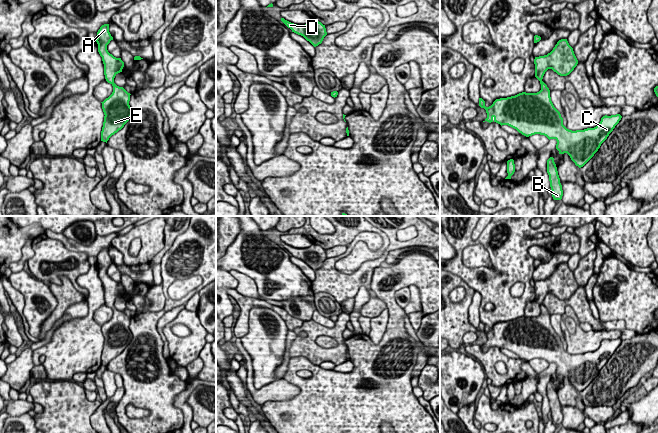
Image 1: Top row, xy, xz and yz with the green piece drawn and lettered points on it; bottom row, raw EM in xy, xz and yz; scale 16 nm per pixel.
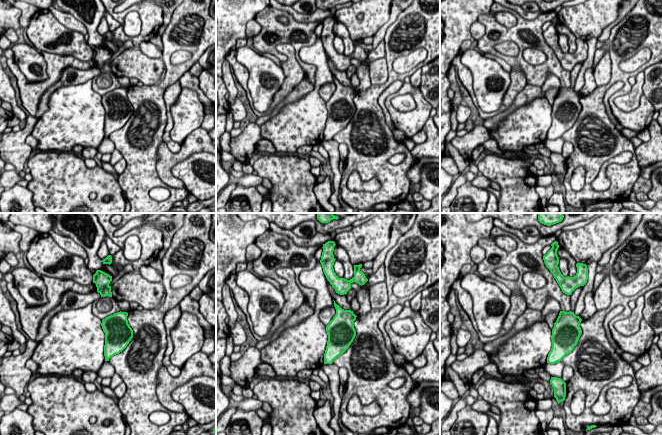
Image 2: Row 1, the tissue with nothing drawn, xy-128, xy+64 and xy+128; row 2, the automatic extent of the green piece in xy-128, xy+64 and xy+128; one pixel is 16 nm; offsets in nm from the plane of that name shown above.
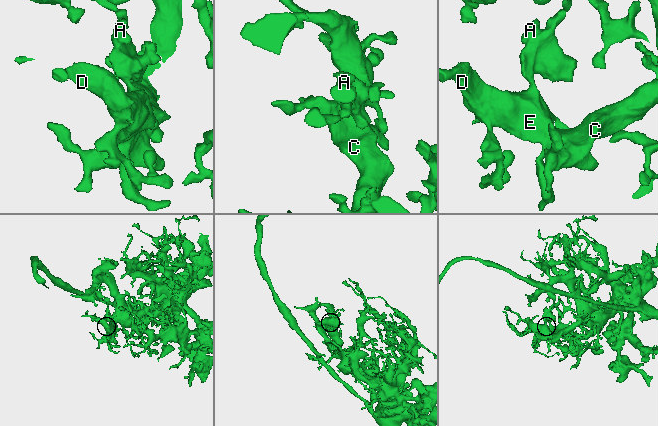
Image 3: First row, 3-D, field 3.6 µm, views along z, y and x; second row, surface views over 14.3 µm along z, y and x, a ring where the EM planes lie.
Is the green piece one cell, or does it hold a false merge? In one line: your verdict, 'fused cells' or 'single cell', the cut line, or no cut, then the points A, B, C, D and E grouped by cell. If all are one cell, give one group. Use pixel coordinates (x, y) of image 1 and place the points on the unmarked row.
single cell | no cut | A B C D E

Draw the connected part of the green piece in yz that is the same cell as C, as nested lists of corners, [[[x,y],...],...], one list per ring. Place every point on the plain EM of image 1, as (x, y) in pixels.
[[[561,263],[550,277],[535,281],[534,288],[535,301],[540,305],[541,314],[496,323],[489,331],[479,322],[479,330],[487,337],[483,346],[494,345],[501,350],[508,349],[526,361],[540,358],[549,364],[555,363],[559,378],[567,377],[575,389],[581,392],[598,375],[622,340],[605,339],[594,352],[576,355],[567,353],[560,336],[551,325],[550,314],[542,303],[548,293],[560,300],[569,299],[578,288],[573,272],[567,263]]]

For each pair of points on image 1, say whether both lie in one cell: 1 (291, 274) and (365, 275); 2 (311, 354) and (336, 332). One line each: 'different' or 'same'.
1: different
2: same

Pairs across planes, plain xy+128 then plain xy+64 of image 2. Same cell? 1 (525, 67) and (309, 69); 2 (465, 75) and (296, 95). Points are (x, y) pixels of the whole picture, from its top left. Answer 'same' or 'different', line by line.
1: same
2: different

